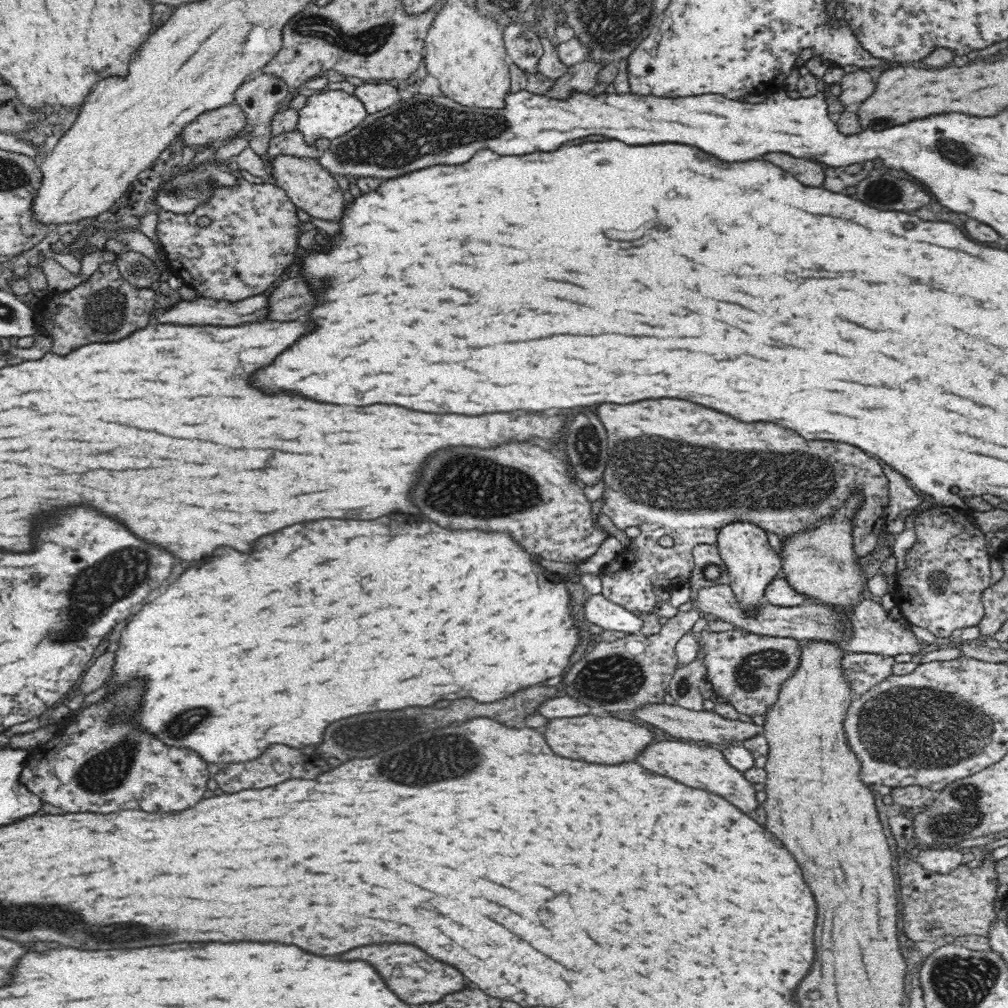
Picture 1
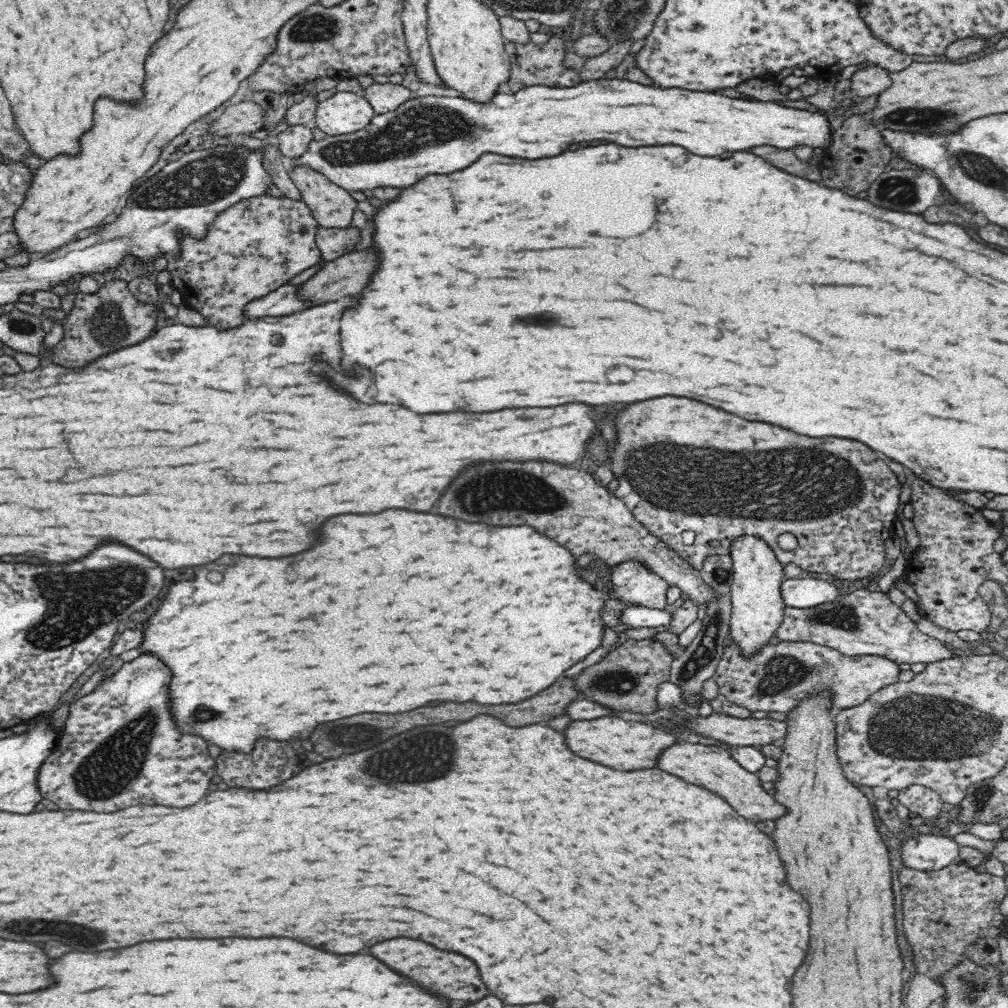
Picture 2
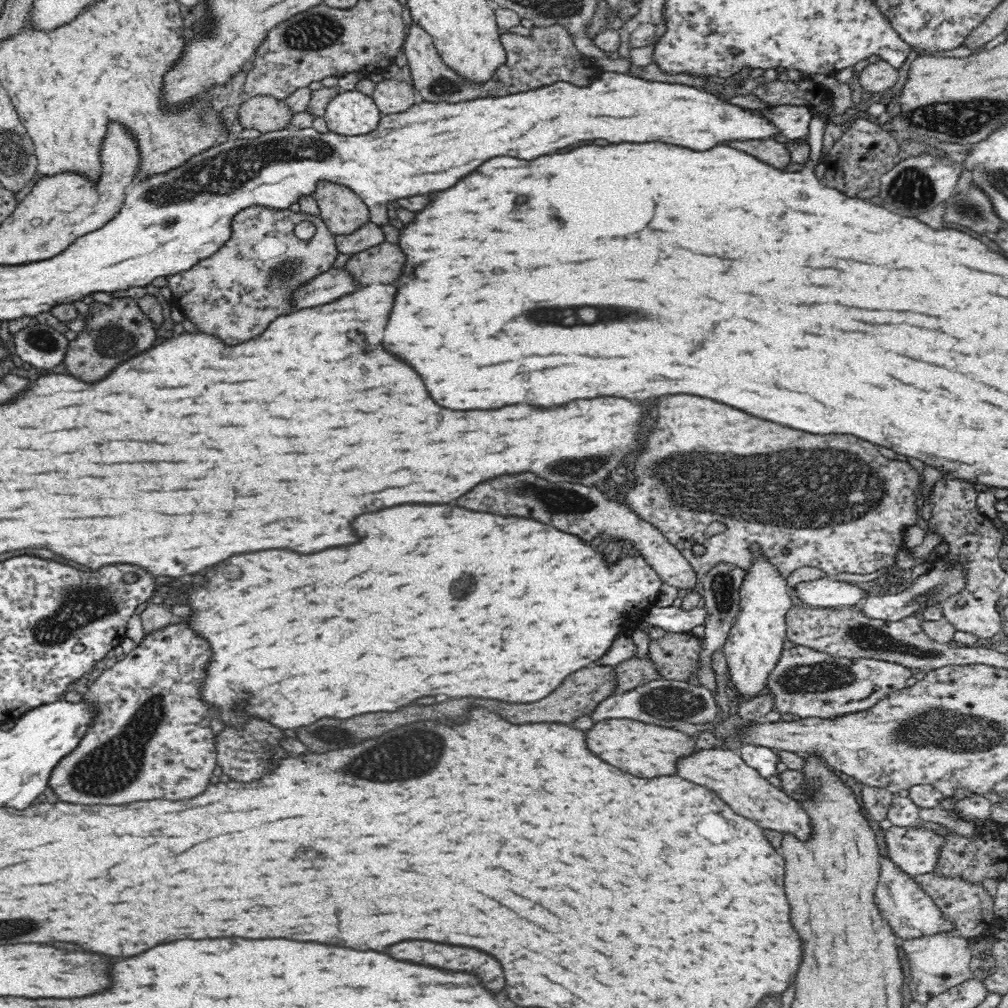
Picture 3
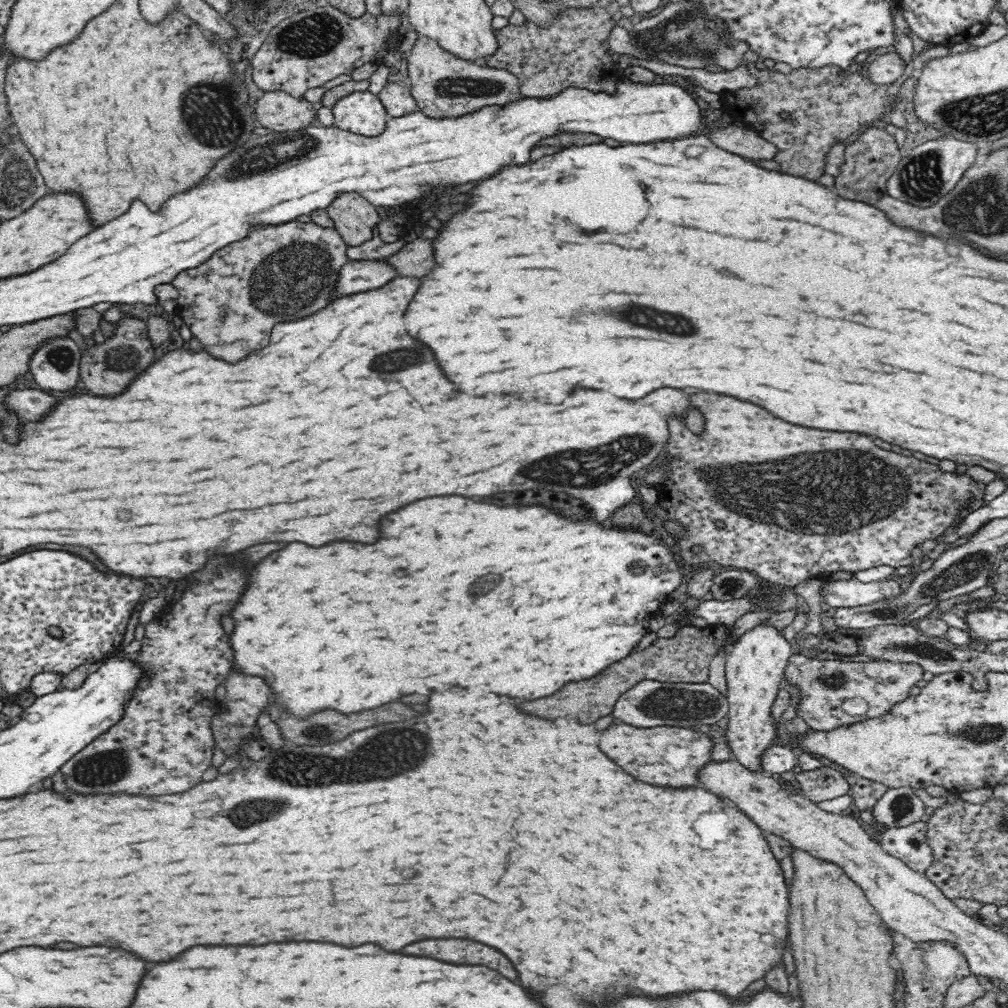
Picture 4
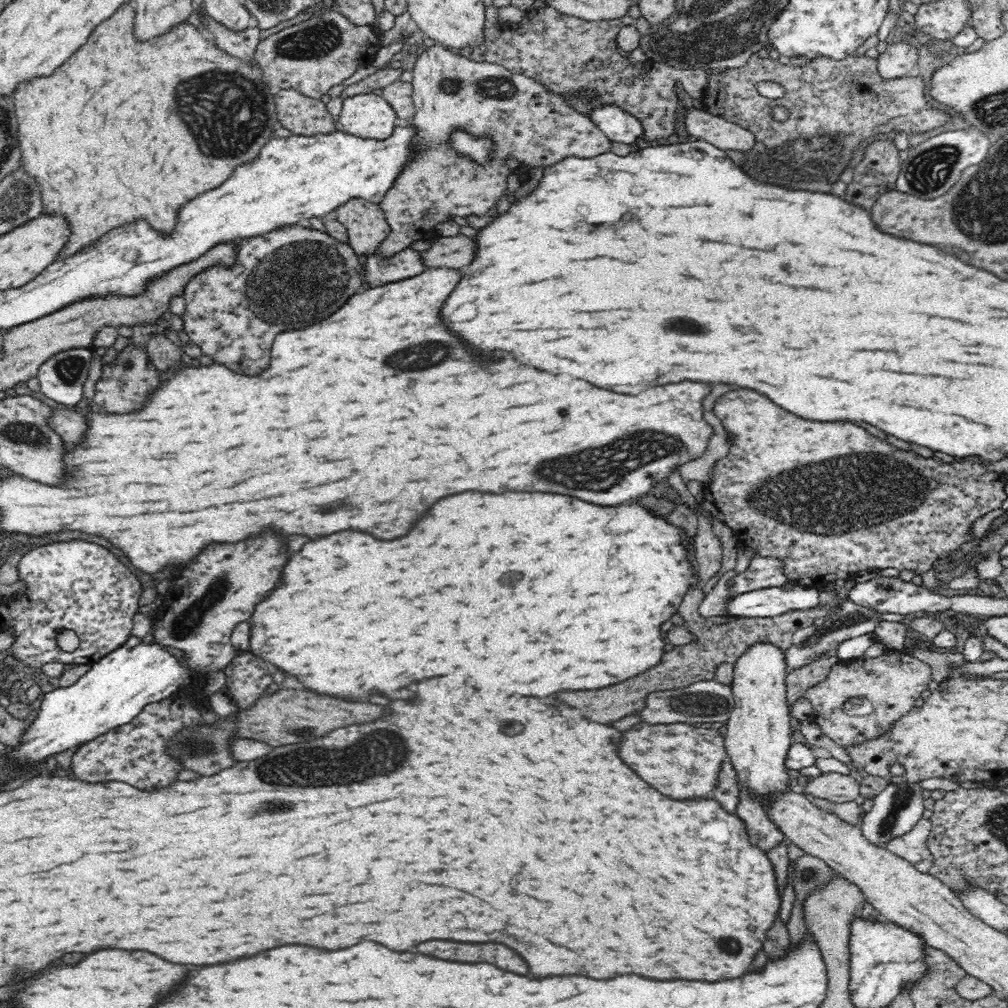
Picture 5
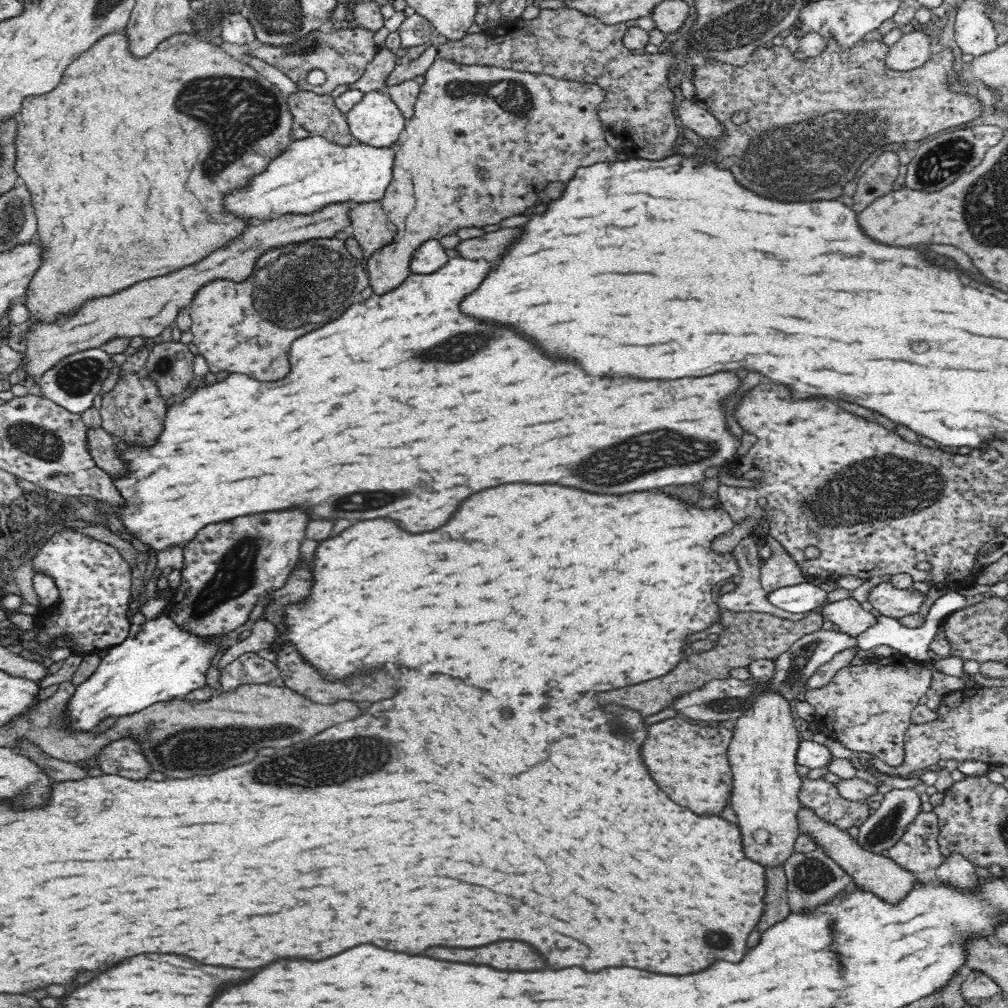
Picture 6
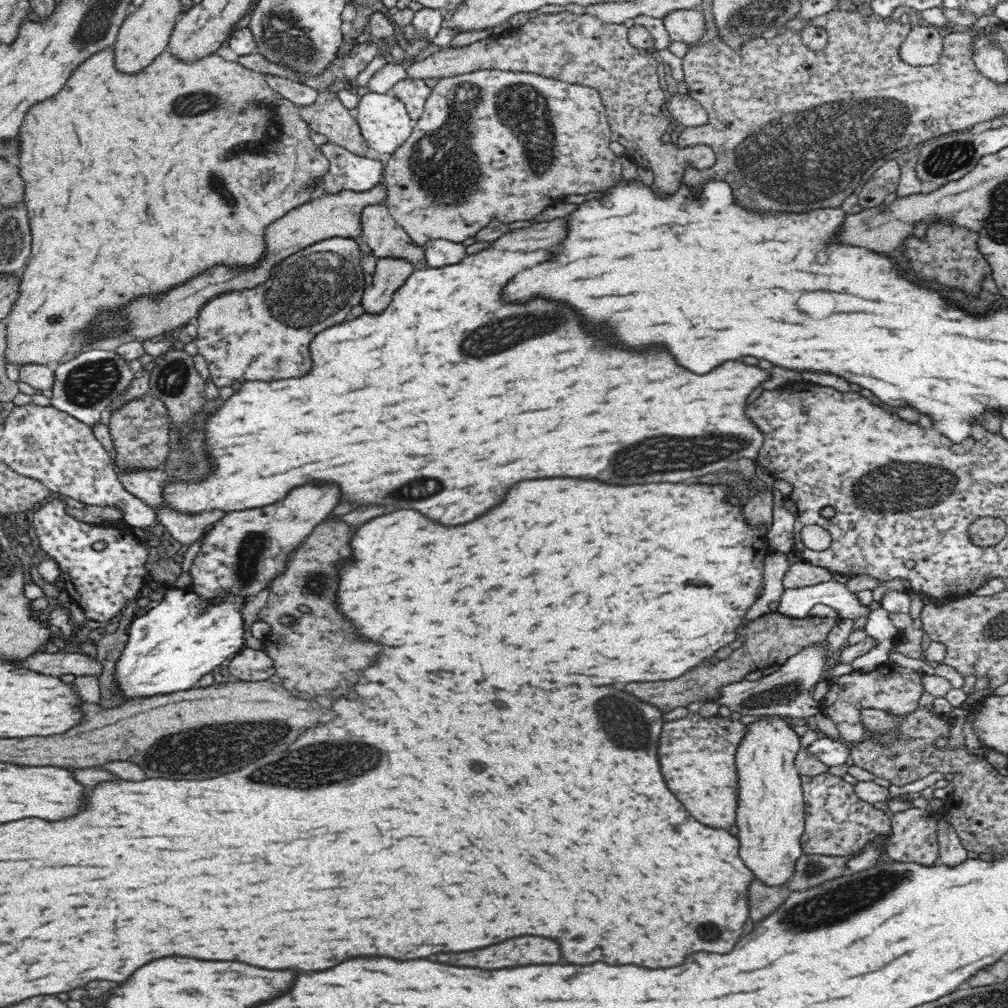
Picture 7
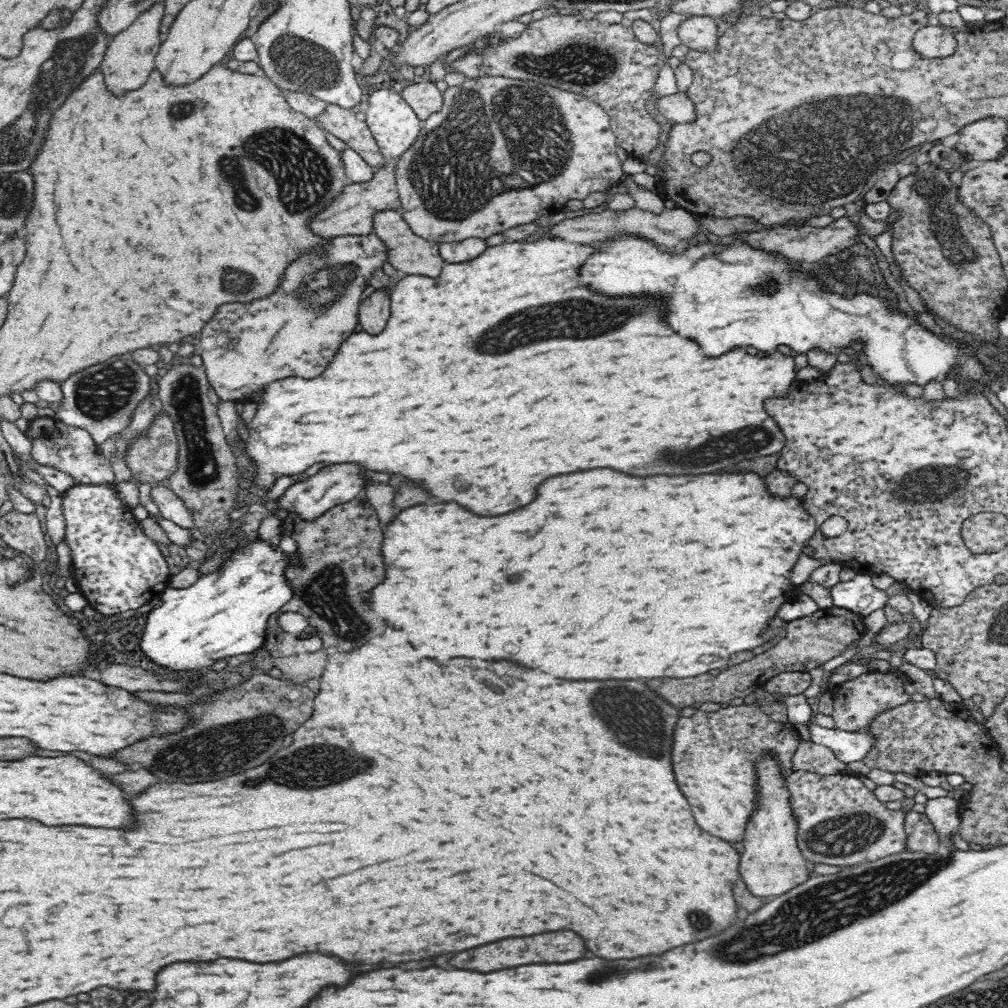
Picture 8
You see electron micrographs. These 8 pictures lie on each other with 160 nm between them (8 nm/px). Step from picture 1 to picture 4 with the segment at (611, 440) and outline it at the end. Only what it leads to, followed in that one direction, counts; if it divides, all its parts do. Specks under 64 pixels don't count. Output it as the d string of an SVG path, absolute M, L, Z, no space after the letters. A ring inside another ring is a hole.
M692 394L690 408L698 408L704 414L702 436L692 434L678 416L668 420L670 440L664 458L668 464L660 466L663 482L655 488L658 500L649 504L647 513L661 522L674 521L682 527L682 536L670 535L674 539L674 549L692 568L748 569L760 580L794 587L807 578L836 570L856 573L881 564L888 564L891 568L908 566L913 562L910 554L914 546L921 545L928 538L938 539L949 530L954 516L960 513L966 500L974 498L970 508L976 510L984 496L985 484L982 482L975 482L966 474L959 476L942 472L938 466L910 456L882 450L868 436L856 432L800 428L764 412L760 406L720 394ZM716 520L723 520L725 528L718 529L714 523ZM694 544L703 548L698 555L692 555L690 551Z

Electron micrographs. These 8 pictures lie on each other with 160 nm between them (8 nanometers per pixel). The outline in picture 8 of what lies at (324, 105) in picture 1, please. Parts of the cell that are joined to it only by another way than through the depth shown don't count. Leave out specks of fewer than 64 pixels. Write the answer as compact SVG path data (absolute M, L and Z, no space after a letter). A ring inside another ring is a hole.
M375 90L368 97L367 104L368 107L364 112L366 125L371 130L380 153L385 156L387 161L398 159L398 156L408 151L408 146L411 146L415 138L420 135L421 120L410 105L404 101L404 97L392 90Z

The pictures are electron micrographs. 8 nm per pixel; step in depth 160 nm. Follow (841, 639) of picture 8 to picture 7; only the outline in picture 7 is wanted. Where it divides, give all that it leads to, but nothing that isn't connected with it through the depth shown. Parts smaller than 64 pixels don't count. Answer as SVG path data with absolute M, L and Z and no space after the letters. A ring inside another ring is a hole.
M779 613L764 614L750 622L746 622L741 628L741 645L732 649L732 652L724 659L705 661L689 670L676 680L666 682L644 682L636 686L636 698L648 702L656 707L660 713L670 712L678 706L687 707L698 700L708 700L716 696L720 686L726 686L730 682L744 679L744 676L753 671L764 668L780 668L786 658L800 652L800 648L814 644L814 642L826 641L831 629L837 624L834 618L789 618Z

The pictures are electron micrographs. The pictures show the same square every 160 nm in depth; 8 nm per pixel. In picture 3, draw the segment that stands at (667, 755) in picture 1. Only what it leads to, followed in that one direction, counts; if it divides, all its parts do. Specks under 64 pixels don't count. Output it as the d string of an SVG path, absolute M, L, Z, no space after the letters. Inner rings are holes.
M726 748L696 750L692 756L678 760L678 776L706 786L726 803L736 814L753 820L763 829L789 832L806 841L810 836L810 817L797 800L786 795L782 789L768 783L756 769L750 768L736 751Z

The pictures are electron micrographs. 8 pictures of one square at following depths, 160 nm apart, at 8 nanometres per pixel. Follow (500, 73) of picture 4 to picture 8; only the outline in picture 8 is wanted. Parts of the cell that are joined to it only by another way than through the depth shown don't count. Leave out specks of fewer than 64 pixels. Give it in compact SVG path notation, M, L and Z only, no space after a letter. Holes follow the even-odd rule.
M476 76L466 78L458 86L448 86L442 92L442 108L438 112L432 112L426 120L421 121L420 135L418 135L409 150L398 156L394 173L398 197L400 197L399 213L416 235L432 241L454 242L469 238L486 239L502 230L520 226L520 224L533 223L538 216L542 216L548 210L550 212L562 211L562 205L568 200L584 200L590 192L609 190L620 183L626 175L622 171L622 161L616 153L616 135L611 127L608 113L591 98L587 98L578 92L560 90L548 84L534 82L534 80L518 80L504 76ZM388 277L384 288L374 290L371 295L362 300L358 310L362 330L370 334L378 334L384 330L390 316L390 292L396 282L396 278Z

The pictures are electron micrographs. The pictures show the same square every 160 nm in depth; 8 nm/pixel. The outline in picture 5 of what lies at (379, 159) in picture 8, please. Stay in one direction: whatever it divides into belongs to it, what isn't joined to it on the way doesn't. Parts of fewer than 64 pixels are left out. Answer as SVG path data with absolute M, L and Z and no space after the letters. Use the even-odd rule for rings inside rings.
M279 89L274 105L281 127L293 135L312 137L331 134L339 128L321 99L304 96L296 89Z

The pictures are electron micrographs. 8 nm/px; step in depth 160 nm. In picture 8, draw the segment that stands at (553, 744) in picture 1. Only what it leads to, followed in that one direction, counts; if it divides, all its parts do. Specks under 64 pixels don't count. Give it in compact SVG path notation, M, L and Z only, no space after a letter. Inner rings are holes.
M740 701L716 712L696 710L690 717L680 717L674 724L672 766L696 822L726 842L742 840L746 820L756 808L754 760L758 752L764 748L775 752L783 772L789 775L795 771L792 754L800 744L792 723L773 722L755 703Z

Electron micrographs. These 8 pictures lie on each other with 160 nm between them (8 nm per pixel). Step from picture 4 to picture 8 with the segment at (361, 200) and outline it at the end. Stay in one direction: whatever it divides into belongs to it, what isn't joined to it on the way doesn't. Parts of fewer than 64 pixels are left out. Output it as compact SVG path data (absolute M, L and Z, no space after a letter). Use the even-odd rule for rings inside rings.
M380 210L376 212L372 216L372 233L386 245L386 260L401 275L420 274L436 277L446 263L439 255L438 243L426 240L412 232L412 229L408 227L408 224L400 216L399 211Z

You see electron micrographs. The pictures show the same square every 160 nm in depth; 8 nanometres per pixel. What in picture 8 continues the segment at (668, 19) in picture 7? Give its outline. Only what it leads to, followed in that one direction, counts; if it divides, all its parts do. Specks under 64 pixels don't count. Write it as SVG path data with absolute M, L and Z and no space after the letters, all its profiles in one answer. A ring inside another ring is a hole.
M688 15L678 26L678 39L690 49L712 52L718 46L718 26L710 16Z

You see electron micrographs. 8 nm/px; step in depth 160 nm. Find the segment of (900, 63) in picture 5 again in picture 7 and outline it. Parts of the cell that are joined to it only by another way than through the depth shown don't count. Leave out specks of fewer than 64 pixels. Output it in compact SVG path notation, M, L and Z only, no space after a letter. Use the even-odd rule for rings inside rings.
M936 26L911 28L898 48L898 57L911 67L936 64L942 52L942 38Z

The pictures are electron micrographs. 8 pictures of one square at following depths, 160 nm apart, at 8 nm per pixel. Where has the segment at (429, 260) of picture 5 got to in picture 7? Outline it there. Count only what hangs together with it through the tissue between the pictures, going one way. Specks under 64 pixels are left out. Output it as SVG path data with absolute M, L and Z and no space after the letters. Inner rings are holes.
M562 218L550 220L550 222L540 222L528 228L518 228L512 230L498 240L492 241L492 248L496 250L538 250L538 248L550 248L558 244L564 234L566 234L566 222Z

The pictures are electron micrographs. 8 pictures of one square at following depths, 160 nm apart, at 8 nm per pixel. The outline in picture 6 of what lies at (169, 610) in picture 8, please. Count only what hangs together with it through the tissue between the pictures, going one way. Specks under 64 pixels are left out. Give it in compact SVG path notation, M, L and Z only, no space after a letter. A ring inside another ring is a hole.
M160 614L154 620L147 620L141 626L131 623L130 632L124 642L108 648L107 653L100 657L100 664L95 672L82 681L74 694L64 704L64 727L69 732L92 732L104 719L112 716L133 715L145 708L159 702L168 702L176 697L184 697L193 690L208 686L206 684L206 671L210 668L212 658L220 650L218 641L212 639L200 639L188 632L179 630L176 623L169 616Z

